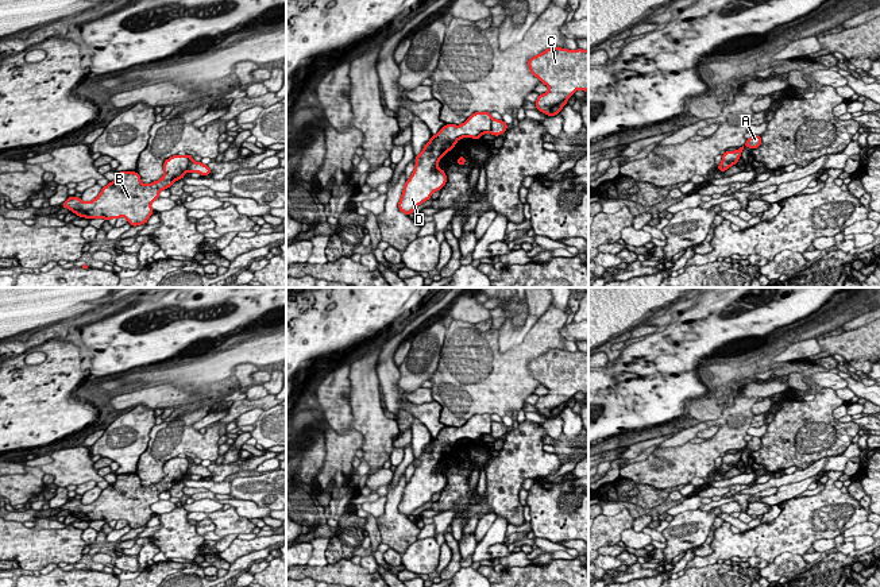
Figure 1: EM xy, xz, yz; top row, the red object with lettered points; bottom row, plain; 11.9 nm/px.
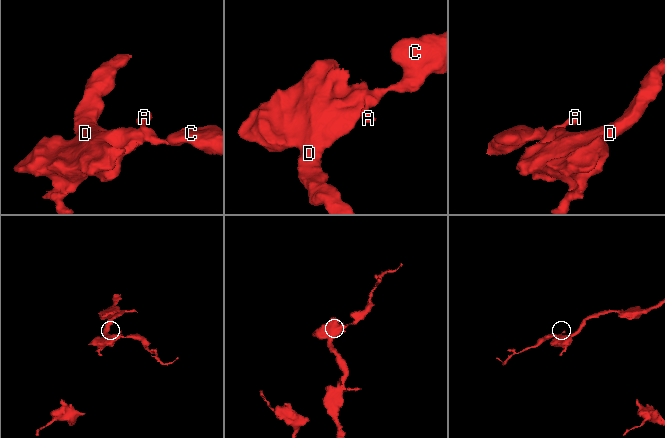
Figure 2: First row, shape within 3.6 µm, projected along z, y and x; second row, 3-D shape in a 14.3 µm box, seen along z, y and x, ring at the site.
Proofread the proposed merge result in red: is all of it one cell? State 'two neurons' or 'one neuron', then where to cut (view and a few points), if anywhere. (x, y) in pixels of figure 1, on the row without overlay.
two neurons; cut in xy along (185, 458), (188, 472)

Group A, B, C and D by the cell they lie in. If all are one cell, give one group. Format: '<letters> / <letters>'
A C / B D

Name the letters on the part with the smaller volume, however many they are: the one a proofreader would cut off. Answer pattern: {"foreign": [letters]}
{"foreign": ["A", "C"]}

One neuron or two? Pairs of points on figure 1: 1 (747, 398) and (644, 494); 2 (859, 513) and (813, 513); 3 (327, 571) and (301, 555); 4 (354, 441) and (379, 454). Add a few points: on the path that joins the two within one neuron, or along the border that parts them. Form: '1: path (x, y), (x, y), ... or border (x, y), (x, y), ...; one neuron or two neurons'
1: border (621, 475), (639, 483), (664, 489); two neurons
2: path (848, 513), (823, 513); one neuron
3: border (307, 563), (300, 566); two neurons
4: border (352, 427), (362, 436), (362, 448); two neurons

